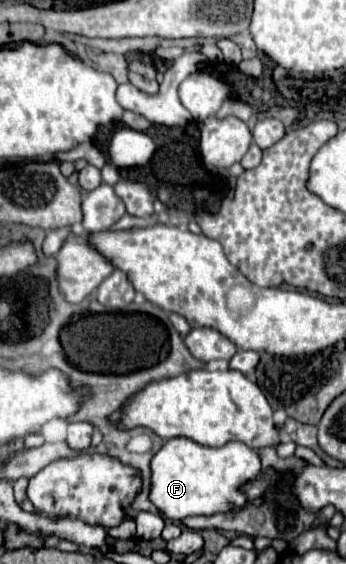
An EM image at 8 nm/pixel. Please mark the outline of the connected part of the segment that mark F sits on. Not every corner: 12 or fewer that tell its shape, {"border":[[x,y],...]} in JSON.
{"border":[[187,437],[151,459],[149,501],[173,521],[241,507],[259,455]]}

